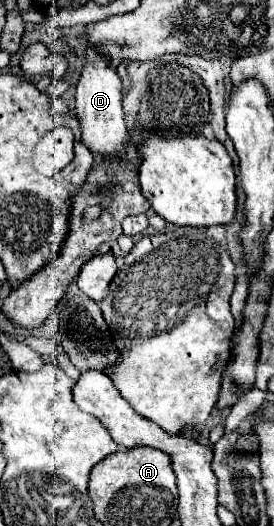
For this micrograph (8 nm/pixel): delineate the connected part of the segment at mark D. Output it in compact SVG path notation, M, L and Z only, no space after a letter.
M87 47L75 99L77 99L77 117L81 123L81 131L83 131L83 141L99 157L123 151L125 143L129 141L129 131L125 125L125 109L121 103L121 97L123 97L121 79L117 75L115 67L111 67L109 59L105 59L101 53L97 53L95 47Z

